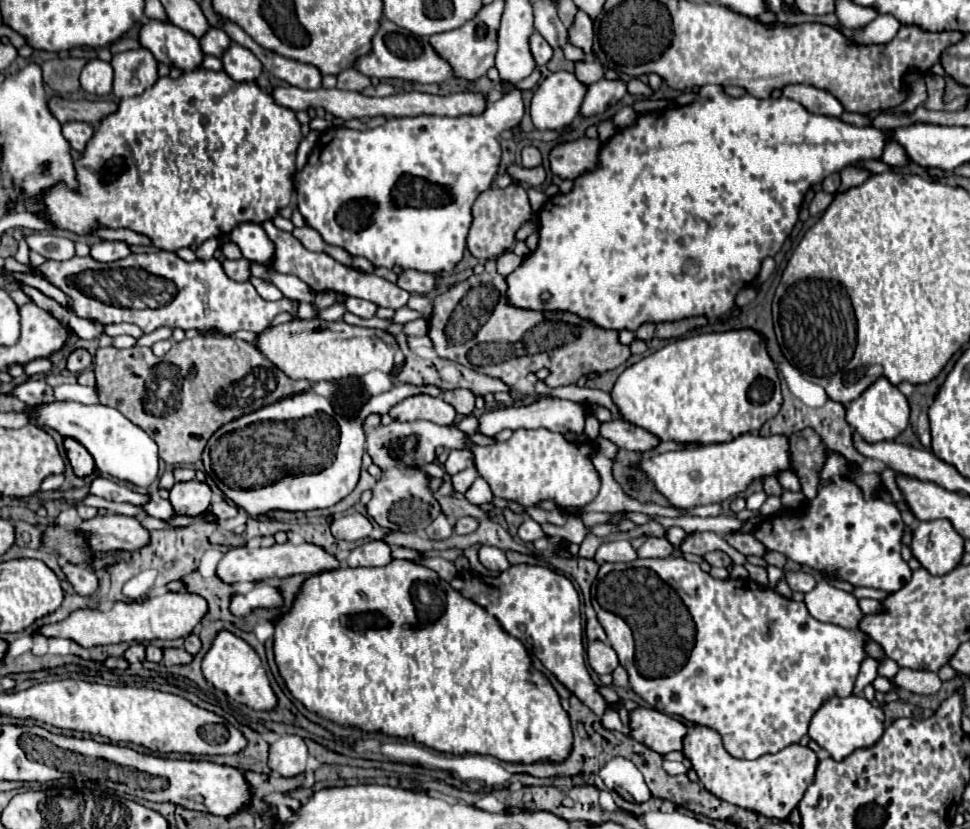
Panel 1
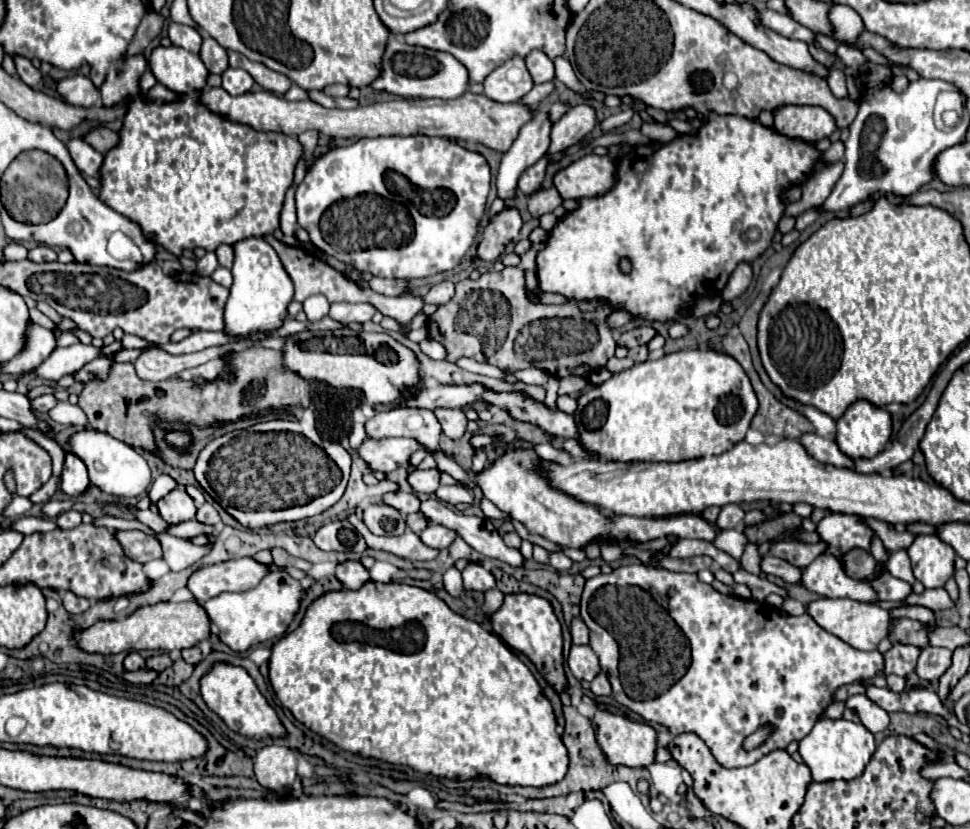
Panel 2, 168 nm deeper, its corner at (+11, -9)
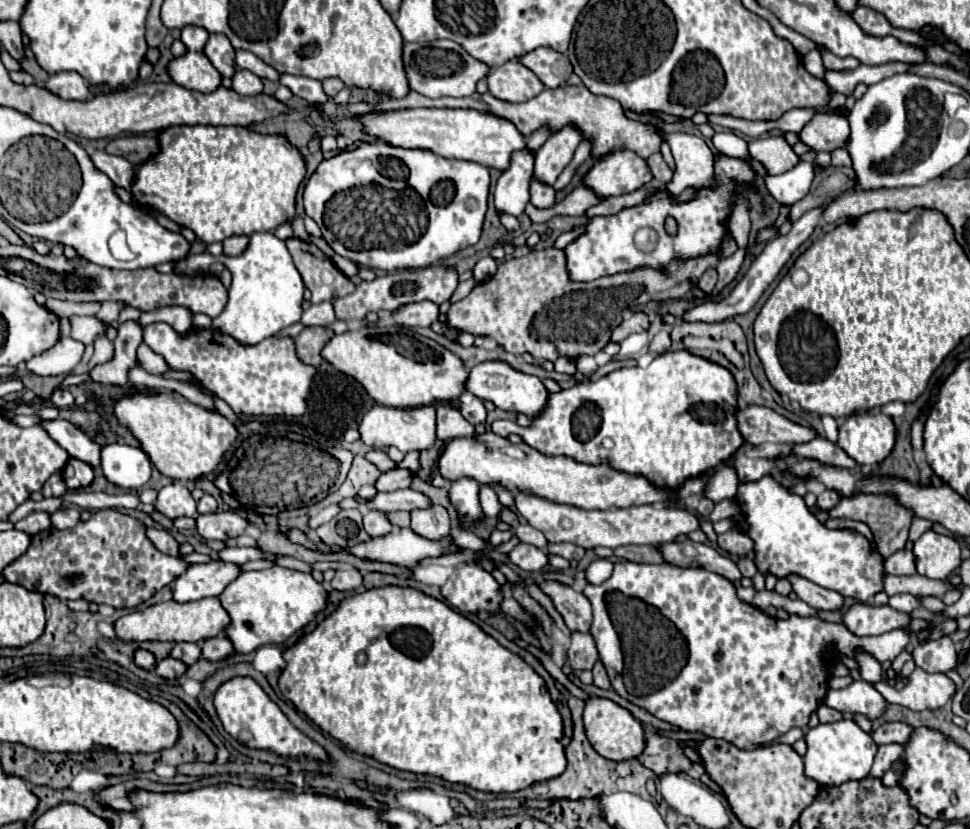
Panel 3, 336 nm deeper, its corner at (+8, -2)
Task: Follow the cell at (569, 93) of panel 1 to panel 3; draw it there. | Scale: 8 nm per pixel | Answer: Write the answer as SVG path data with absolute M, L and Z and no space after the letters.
M527 149L515 151L511 157L511 167L501 173L493 203L497 209L497 215L515 215L519 217L529 203L529 183L533 179L533 153Z

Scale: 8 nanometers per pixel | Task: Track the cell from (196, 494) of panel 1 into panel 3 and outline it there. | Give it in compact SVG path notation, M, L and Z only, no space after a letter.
M169 483L165 485L159 495L157 501L153 503L155 509L159 513L163 513L169 519L177 519L177 517L191 517L197 511L197 503L191 497L189 489L183 483Z

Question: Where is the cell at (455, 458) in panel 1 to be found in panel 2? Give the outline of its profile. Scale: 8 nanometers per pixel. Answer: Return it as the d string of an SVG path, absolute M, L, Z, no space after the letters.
M434 468L434 470L410 470L408 482L416 492L432 494L440 486L440 474L442 474L440 468Z

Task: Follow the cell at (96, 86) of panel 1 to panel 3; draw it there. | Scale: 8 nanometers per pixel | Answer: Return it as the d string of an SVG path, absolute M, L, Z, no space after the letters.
M67 71L67 73L55 73L47 81L47 91L55 93L59 99L71 99L71 101L87 101L89 97L89 85L83 81L79 73Z

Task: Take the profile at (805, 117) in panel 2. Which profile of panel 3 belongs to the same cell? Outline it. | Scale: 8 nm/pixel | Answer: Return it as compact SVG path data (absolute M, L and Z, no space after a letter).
M817 113L799 133L801 141L809 145L813 151L835 151L847 145L849 137L849 121L843 115L833 113Z

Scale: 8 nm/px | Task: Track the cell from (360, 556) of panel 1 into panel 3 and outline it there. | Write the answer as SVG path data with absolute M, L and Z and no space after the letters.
M349 569L349 571L337 571L333 581L331 581L331 589L335 591L353 591L363 583L363 577L357 569Z

